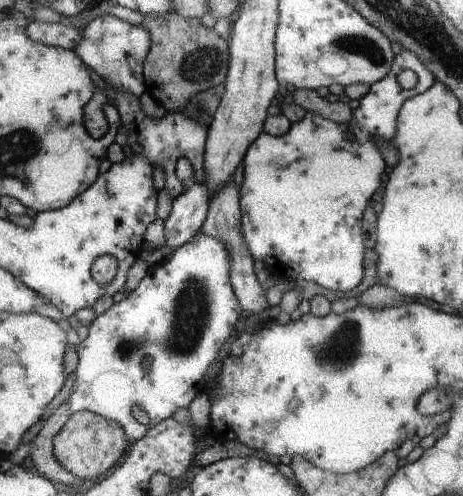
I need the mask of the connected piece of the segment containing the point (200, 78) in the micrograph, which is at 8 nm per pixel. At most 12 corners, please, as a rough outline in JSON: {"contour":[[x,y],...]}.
{"contour":[[145,16],[146,91],[168,113],[225,82],[229,46],[199,19]]}

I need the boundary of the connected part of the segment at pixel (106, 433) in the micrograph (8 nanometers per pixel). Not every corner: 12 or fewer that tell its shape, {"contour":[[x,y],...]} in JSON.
{"contour":[[72,413],[54,458],[82,480],[118,464],[128,438],[118,422]]}

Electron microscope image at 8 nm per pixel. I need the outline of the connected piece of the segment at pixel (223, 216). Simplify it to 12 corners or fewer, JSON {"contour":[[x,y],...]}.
{"contour":[[234,181],[212,195],[196,236],[226,248],[241,310],[269,315],[243,236]]}

